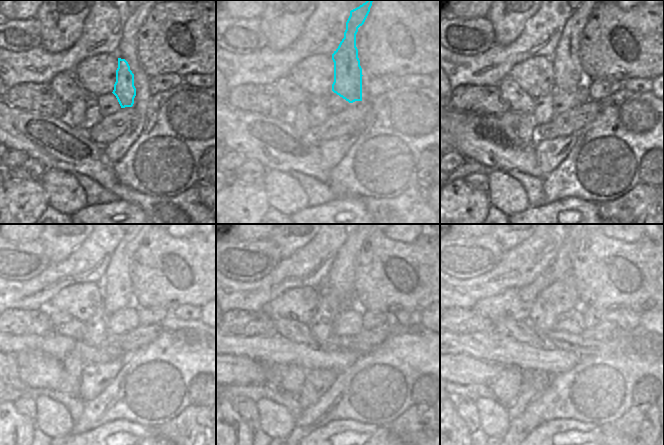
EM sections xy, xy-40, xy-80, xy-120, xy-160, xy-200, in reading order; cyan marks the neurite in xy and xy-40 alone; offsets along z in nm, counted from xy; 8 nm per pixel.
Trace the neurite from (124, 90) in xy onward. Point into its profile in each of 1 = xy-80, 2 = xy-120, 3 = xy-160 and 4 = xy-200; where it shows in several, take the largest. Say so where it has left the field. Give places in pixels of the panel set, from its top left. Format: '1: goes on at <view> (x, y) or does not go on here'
1: goes on at xy-80 (568, 75)
2: goes on at xy-120 (117, 294)
3: goes on at xy-160 (340, 277)
4: goes on at xy-200 (575, 244)

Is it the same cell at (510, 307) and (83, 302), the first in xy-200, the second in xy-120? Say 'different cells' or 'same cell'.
same cell

